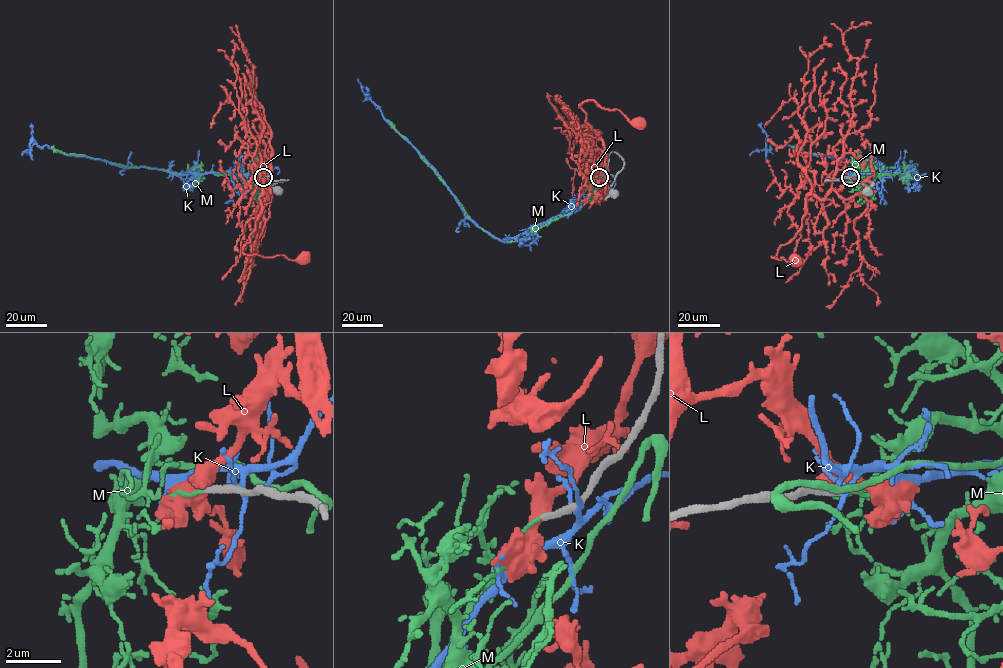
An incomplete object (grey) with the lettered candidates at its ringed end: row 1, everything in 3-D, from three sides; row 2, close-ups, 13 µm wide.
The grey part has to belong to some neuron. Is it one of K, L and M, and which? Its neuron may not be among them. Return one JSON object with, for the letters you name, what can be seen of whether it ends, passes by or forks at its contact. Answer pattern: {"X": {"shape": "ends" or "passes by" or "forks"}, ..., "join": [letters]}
{"join": []}

